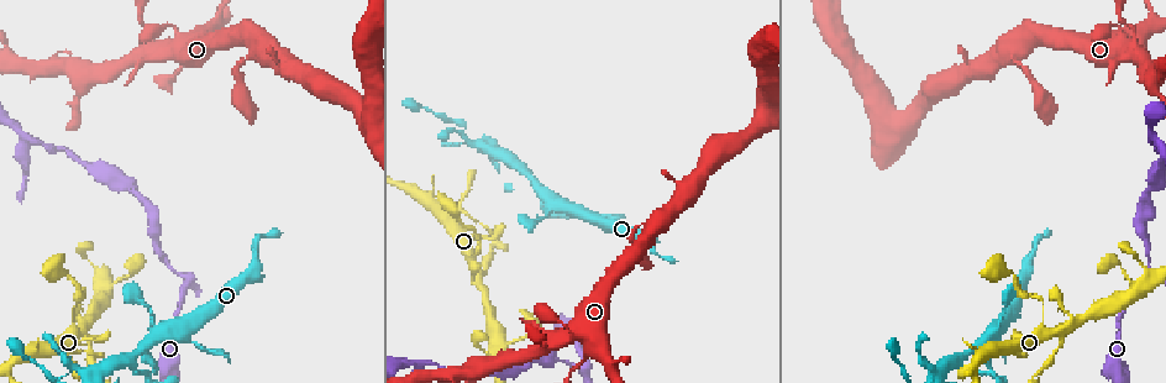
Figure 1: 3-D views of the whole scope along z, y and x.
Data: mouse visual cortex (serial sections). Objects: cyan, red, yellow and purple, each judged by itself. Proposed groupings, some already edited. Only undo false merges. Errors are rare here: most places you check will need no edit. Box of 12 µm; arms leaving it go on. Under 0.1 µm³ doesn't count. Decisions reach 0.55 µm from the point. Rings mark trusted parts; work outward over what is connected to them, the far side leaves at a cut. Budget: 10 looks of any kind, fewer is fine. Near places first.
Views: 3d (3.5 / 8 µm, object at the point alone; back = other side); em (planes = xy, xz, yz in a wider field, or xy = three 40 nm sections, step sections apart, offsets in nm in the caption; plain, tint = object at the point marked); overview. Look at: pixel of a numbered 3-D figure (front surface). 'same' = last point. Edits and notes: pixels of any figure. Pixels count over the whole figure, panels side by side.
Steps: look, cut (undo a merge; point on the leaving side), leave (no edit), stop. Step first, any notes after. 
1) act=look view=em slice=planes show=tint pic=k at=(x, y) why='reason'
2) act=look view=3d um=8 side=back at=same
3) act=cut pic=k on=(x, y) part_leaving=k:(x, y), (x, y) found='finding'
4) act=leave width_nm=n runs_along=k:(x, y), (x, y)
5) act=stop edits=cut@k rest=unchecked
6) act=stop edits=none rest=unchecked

act=look view=3d um=3.5 pic=1 at=(192, 279) why='three arms meet'

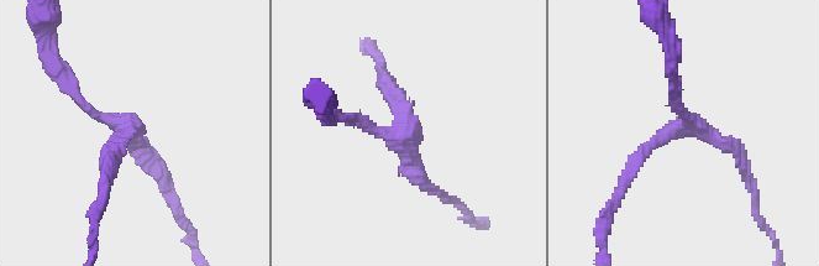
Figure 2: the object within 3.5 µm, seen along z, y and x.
act=look view=em slice=xy step=1 show=tint pic=2 at=(679, 129)

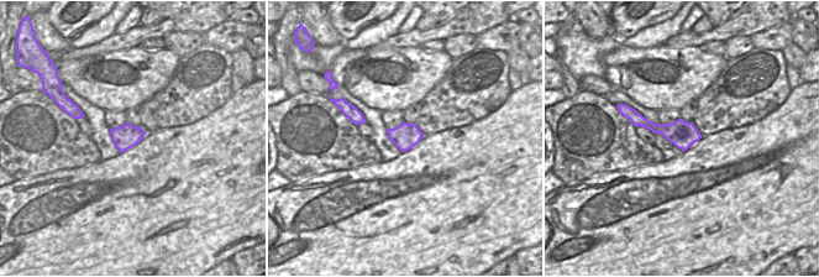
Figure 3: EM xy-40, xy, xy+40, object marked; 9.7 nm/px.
act=leave arm_widths_nm=150,200,200 found='continuous, no second cell'

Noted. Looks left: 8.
act=look view=3d um=8 pic=1 at=(1042, 298) why='abrupt turn'

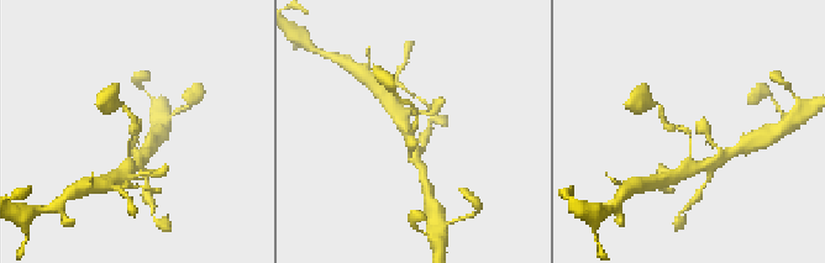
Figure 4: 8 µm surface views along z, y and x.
act=look view=em slice=xy step=2 show=tint pic=4 at=(135, 133) why='shape alone is not enough'

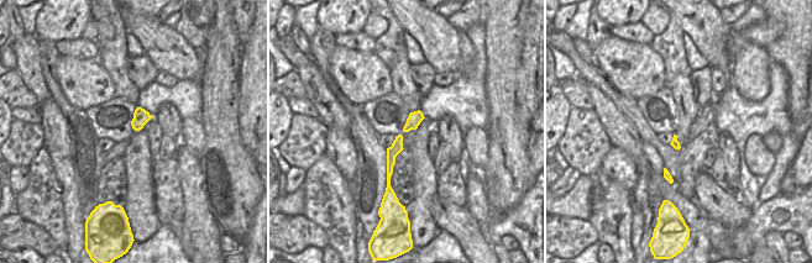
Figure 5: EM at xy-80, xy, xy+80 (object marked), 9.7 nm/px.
act=leave found='continuous, no second cell'

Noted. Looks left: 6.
act=look view=3d um=3.5 pic=1 at=(534, 181) why='thin neck'

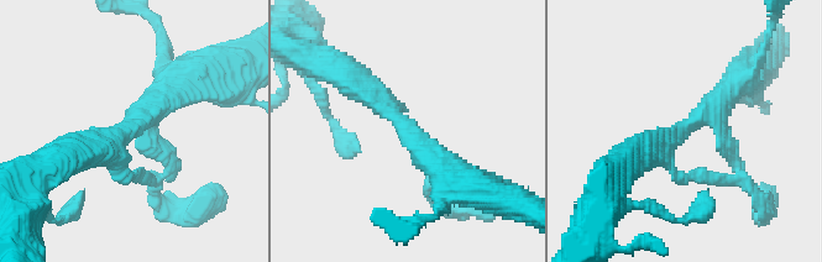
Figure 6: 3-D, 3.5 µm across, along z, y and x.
act=look view=em slice=planes show=tint pic=6 at=(407, 128)

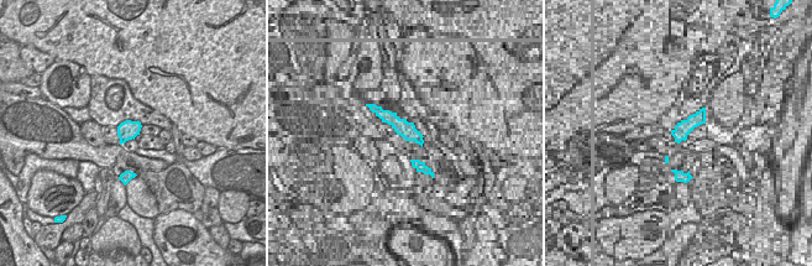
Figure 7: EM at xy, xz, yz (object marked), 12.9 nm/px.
act=leave runs_along=6:(454, 181), (352, 79) found='continuous, no second cell'

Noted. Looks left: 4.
act=look view=3d um=3.5 pic=1 at=(405, 189) why='two arms in line, one across'

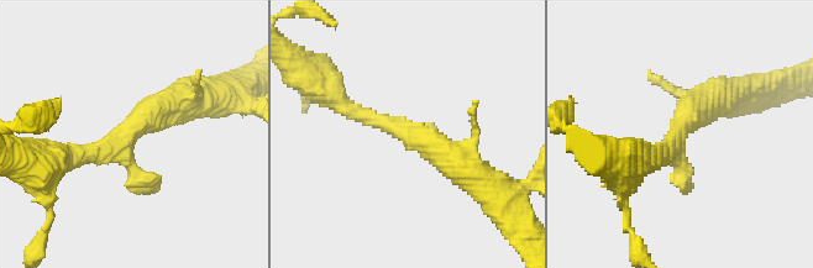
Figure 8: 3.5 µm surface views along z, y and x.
act=look view=em slice=xy step=2 show=tint pic=8 at=(679, 125) arms=3 arm_widths_nm=250,250,450

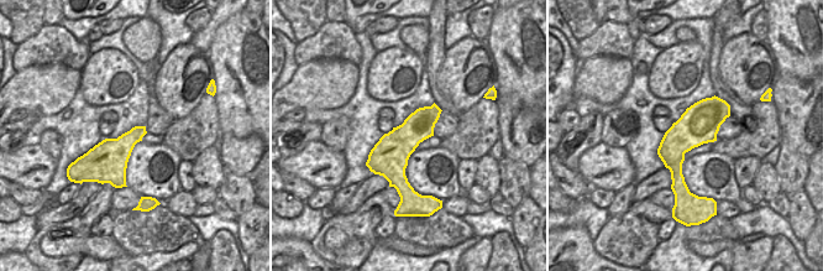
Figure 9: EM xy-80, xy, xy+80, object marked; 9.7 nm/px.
act=leave runs_along=8:(198, 94), (125, 136), (132, 171), (156, 185) found='all the same cell'

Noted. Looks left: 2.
act=stop edits=none rest=unchecked

